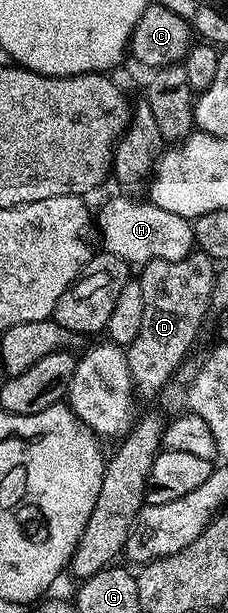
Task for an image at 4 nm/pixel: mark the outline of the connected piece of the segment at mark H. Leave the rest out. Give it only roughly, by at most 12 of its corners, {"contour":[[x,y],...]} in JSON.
{"contour":[[149,201],[97,211],[102,250],[128,265],[181,261],[192,220]]}

